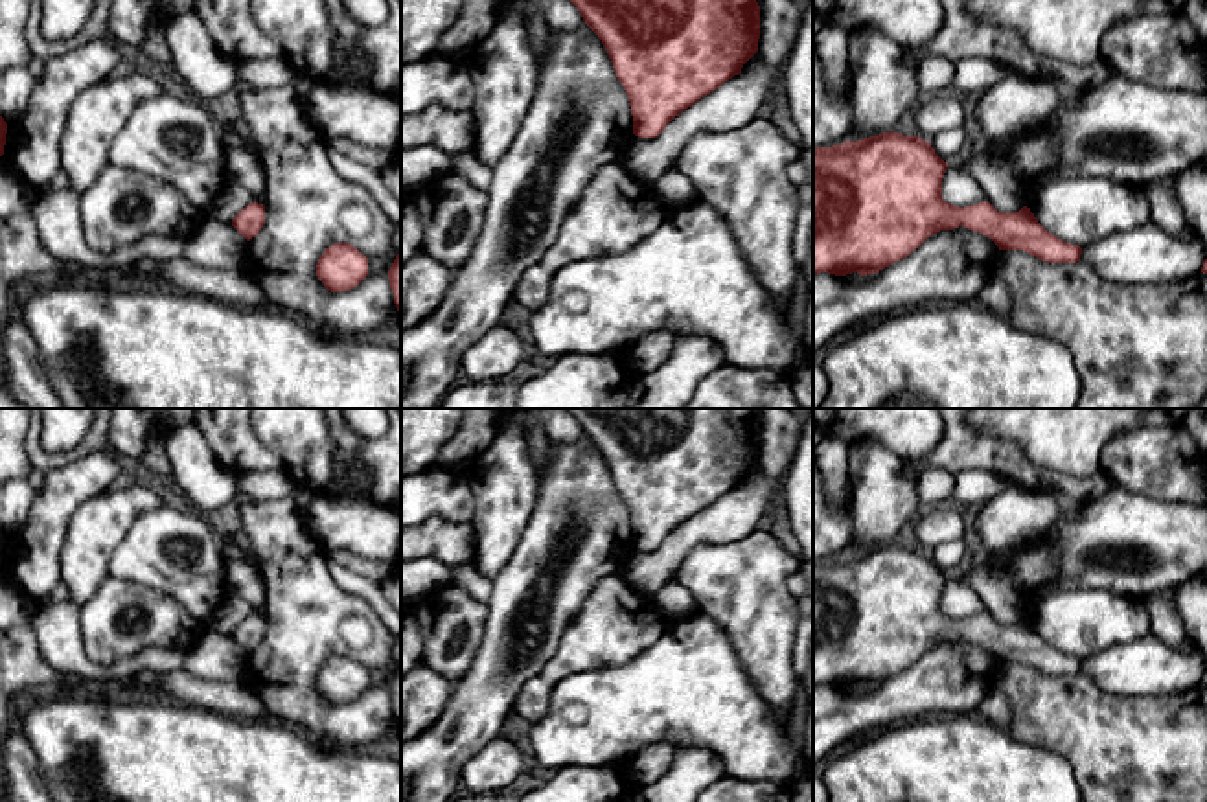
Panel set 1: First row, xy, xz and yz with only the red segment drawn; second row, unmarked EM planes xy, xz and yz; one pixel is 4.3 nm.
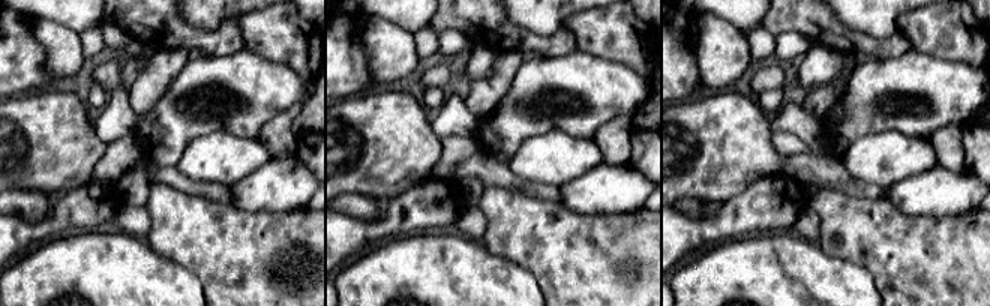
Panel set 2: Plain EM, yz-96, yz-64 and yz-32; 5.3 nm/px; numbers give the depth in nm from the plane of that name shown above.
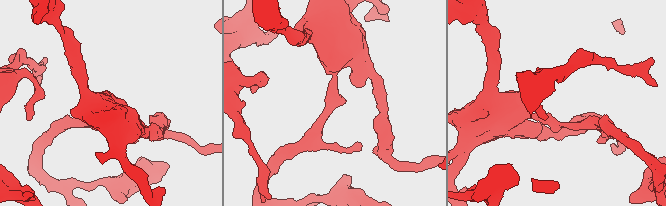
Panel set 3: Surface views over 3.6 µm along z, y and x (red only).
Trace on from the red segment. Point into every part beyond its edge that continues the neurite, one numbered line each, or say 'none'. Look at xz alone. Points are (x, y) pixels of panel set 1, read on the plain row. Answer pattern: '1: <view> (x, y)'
none

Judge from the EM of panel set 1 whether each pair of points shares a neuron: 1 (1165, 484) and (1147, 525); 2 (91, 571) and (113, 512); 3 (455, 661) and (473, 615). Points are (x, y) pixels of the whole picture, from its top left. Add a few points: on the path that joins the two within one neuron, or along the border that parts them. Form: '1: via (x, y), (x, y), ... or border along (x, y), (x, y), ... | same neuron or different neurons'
1: border along (1119, 484), (1150, 497), (1187, 503) | different neurons
2: via (91, 556), (91, 539), (98, 527) | same neuron
3: via (464, 650), (470, 639), (470, 626) | same neuron

